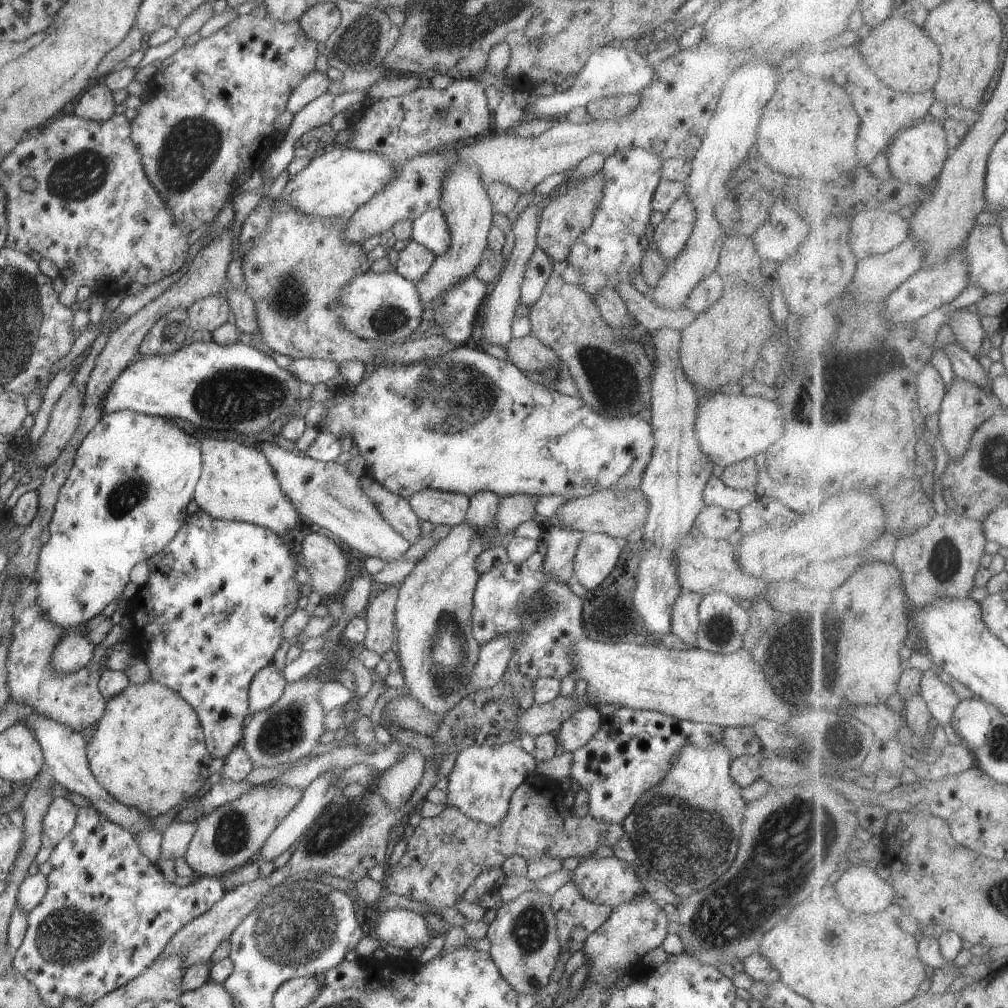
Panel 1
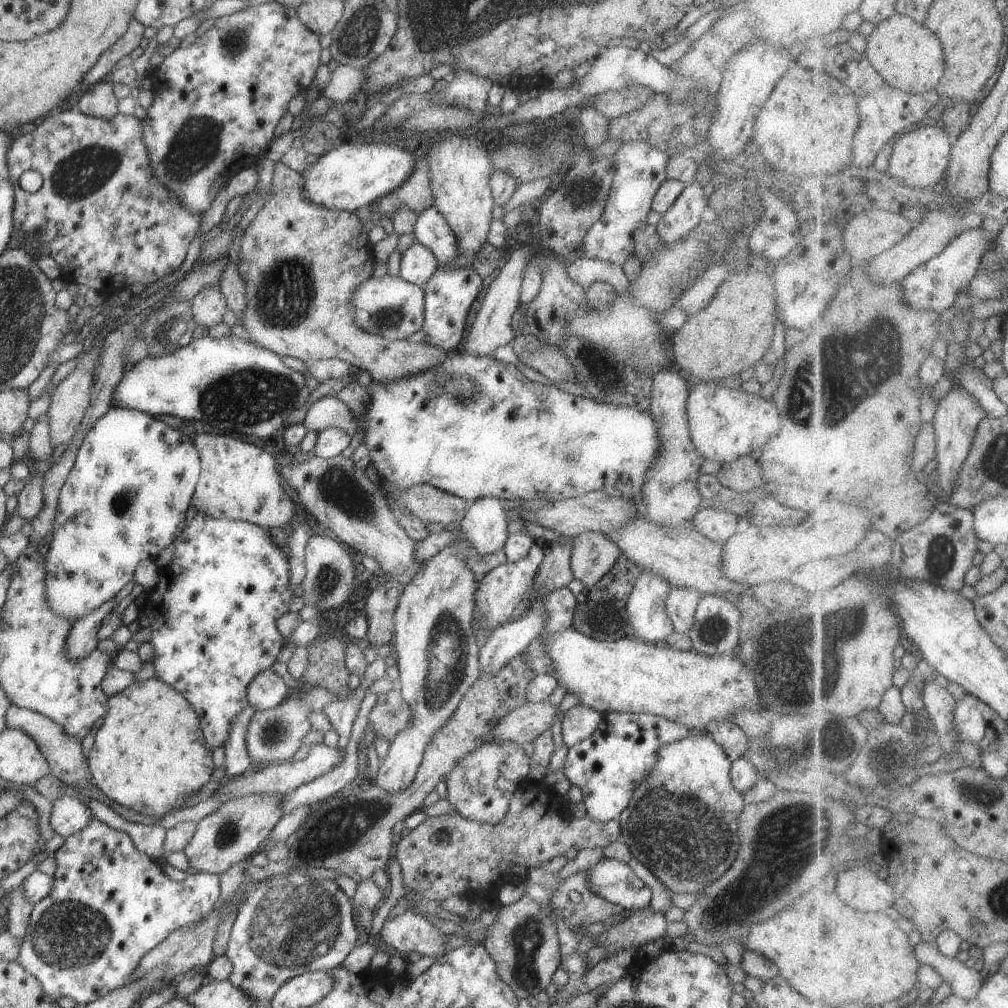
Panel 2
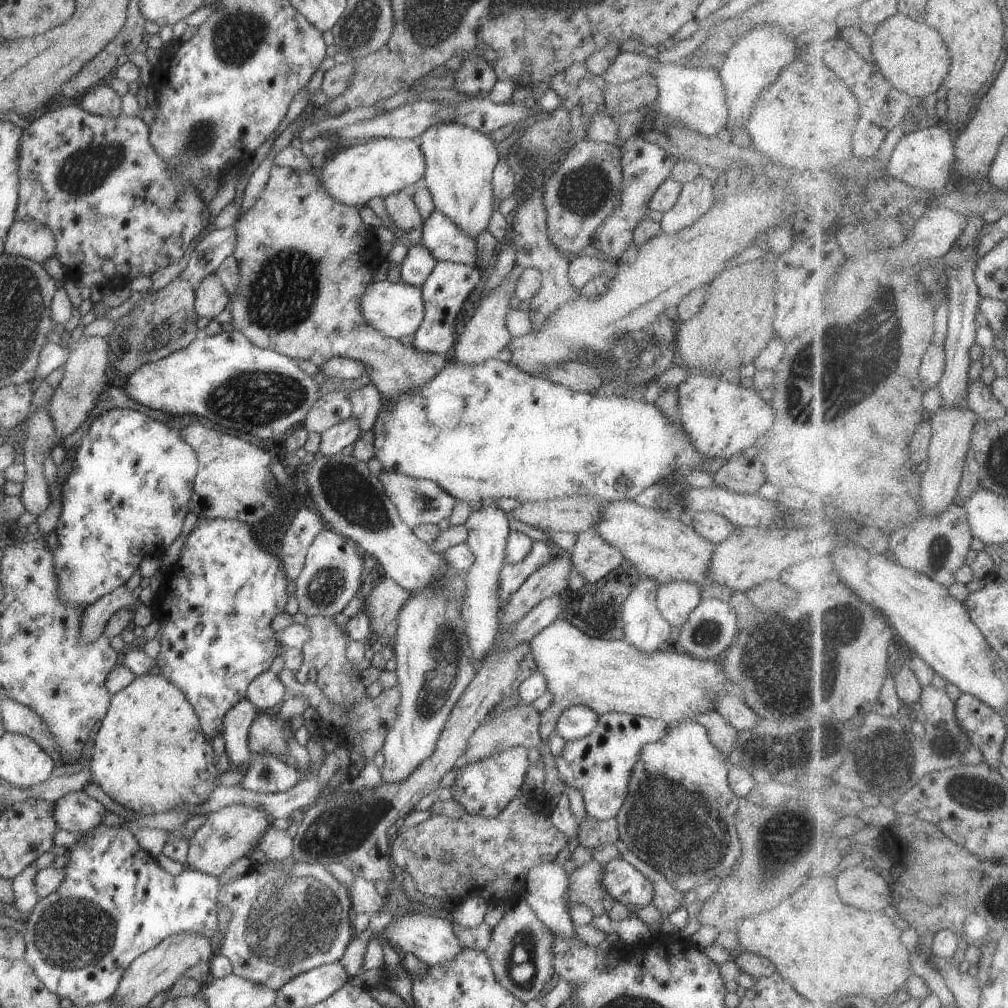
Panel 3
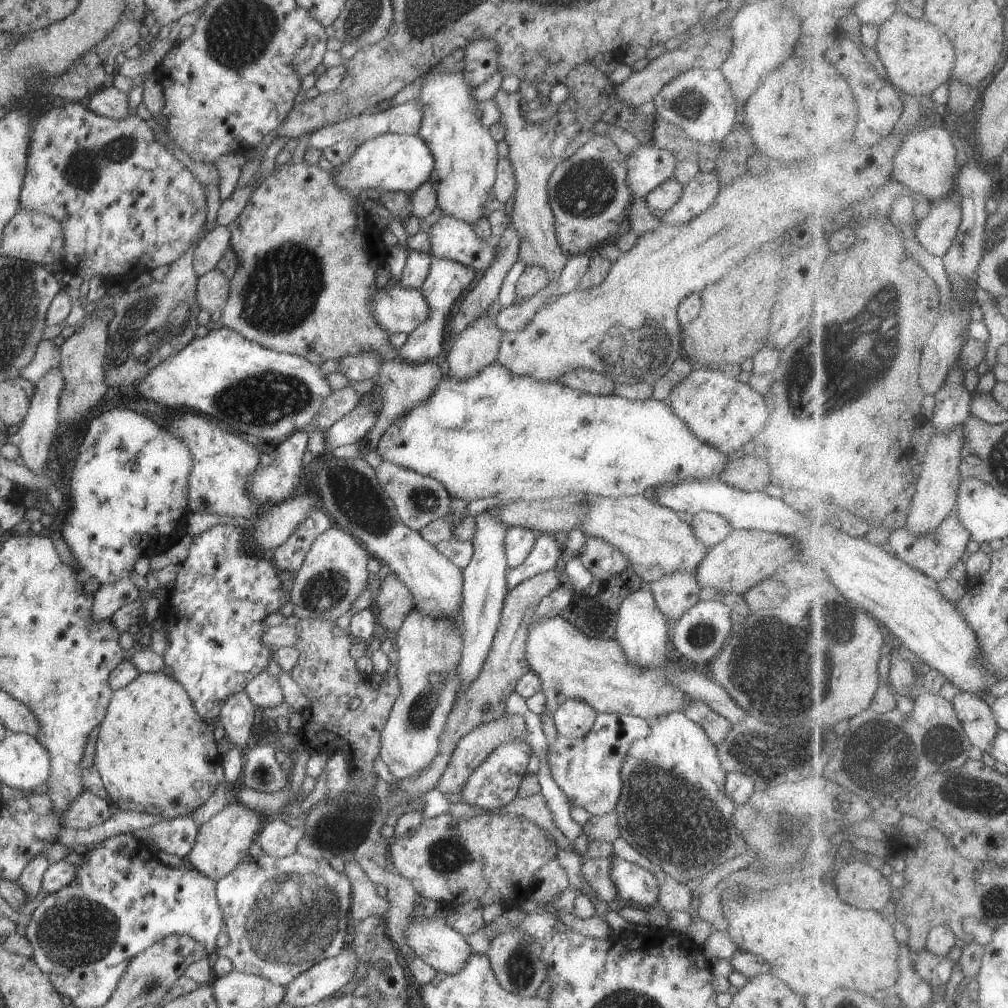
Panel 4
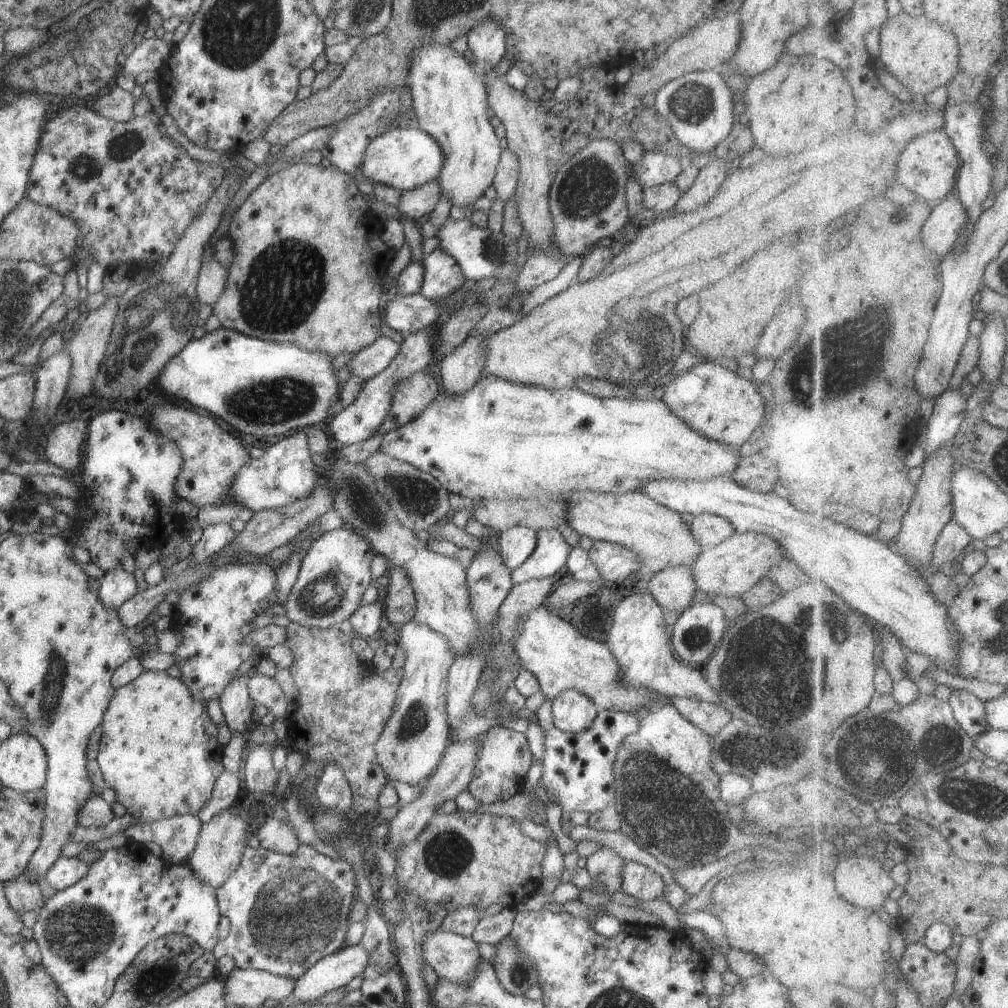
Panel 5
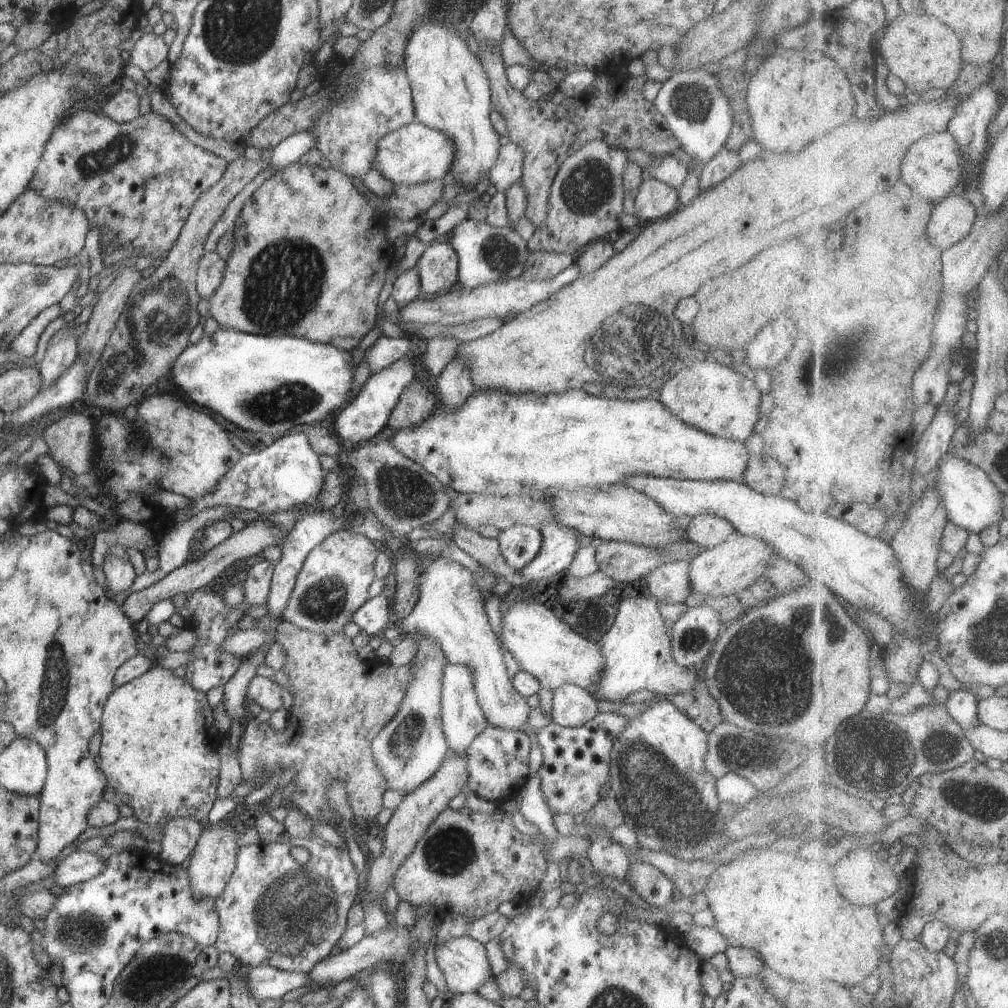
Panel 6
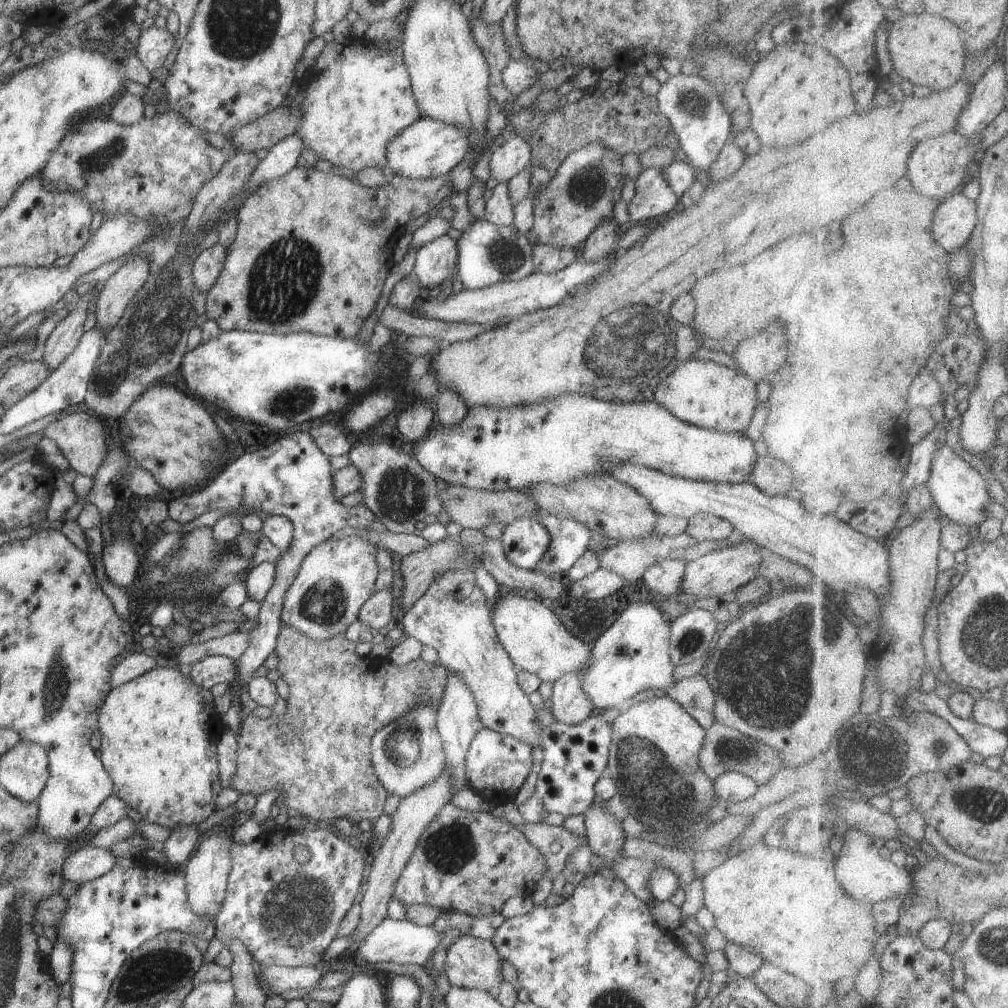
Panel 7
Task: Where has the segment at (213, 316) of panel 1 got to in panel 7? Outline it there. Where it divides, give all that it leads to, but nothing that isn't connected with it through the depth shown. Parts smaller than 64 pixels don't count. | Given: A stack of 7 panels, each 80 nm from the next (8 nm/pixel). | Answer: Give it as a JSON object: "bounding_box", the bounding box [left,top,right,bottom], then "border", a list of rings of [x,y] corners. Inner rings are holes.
{"bounding_box":[192,242,227,294],"border":[[[219,242],[200,252],[192,263],[193,282],[198,290],[206,294],[218,280],[225,265],[227,252]]]}

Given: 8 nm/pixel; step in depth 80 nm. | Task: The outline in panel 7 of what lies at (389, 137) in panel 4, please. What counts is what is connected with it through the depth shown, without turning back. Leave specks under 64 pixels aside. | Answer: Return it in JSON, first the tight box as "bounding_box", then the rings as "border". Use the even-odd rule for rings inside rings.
{"bounding_box":[386,117,472,179],"border":[[[420,117],[410,126],[403,128],[386,145],[386,171],[389,175],[401,176],[403,179],[429,179],[448,175],[472,150],[469,138],[462,129],[452,125]]]}

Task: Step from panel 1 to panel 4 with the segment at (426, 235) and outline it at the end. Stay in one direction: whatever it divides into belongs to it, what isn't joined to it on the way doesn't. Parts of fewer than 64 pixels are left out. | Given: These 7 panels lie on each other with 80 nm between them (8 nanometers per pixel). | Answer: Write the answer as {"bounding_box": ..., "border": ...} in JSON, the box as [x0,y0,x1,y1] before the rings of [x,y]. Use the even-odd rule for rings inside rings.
{"bounding_box":[428,215,498,272],"border":[[[449,215],[438,218],[428,230],[431,256],[454,260],[478,272],[486,272],[498,252],[498,242],[482,240],[470,224]]]}

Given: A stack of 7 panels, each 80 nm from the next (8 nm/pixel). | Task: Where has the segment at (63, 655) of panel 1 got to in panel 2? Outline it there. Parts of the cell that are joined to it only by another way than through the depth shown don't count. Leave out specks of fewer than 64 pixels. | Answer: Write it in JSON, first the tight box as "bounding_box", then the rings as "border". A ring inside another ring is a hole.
{"bounding_box":[66,598,117,660],"border":[[[110,598],[100,608],[94,608],[88,616],[74,623],[66,638],[66,656],[70,660],[82,660],[92,654],[92,650],[99,644],[98,632],[102,628],[102,620],[115,612],[117,606],[115,598]]]}

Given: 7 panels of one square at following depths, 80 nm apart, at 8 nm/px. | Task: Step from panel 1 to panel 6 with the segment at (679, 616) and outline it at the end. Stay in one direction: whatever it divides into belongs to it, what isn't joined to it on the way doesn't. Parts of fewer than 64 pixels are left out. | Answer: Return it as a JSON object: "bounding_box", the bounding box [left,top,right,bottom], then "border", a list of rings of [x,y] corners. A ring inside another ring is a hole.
{"bounding_box":[646,561,690,604],"border":[[[689,561],[661,564],[646,576],[648,595],[658,603],[685,604],[690,596]]]}

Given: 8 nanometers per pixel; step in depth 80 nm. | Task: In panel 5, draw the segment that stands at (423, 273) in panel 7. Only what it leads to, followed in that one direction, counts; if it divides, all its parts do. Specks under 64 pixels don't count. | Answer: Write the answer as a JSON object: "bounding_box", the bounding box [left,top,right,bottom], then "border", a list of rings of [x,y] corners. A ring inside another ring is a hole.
{"bounding_box":[419,248,467,303],"border":[[[440,248],[424,256],[422,262],[425,277],[419,293],[435,303],[446,301],[467,280],[456,259]]]}

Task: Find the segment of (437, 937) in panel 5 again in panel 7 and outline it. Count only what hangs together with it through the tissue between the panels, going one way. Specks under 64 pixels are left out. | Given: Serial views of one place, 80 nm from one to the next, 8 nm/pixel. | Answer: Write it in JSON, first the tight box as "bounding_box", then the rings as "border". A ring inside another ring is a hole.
{"bounding_box":[445,935,504,993],"border":[[[462,935],[447,948],[445,974],[452,987],[495,993],[500,983],[504,981],[500,959],[502,958],[492,941]]]}

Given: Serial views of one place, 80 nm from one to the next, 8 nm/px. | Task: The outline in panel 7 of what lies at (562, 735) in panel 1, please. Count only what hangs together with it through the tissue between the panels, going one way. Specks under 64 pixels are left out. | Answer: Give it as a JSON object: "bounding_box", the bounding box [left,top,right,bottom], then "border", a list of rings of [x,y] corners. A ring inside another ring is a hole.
{"bounding_box":[550,673,595,725],"border":[[[566,673],[553,686],[550,712],[556,721],[579,725],[595,714],[592,701],[584,692],[580,674]]]}

